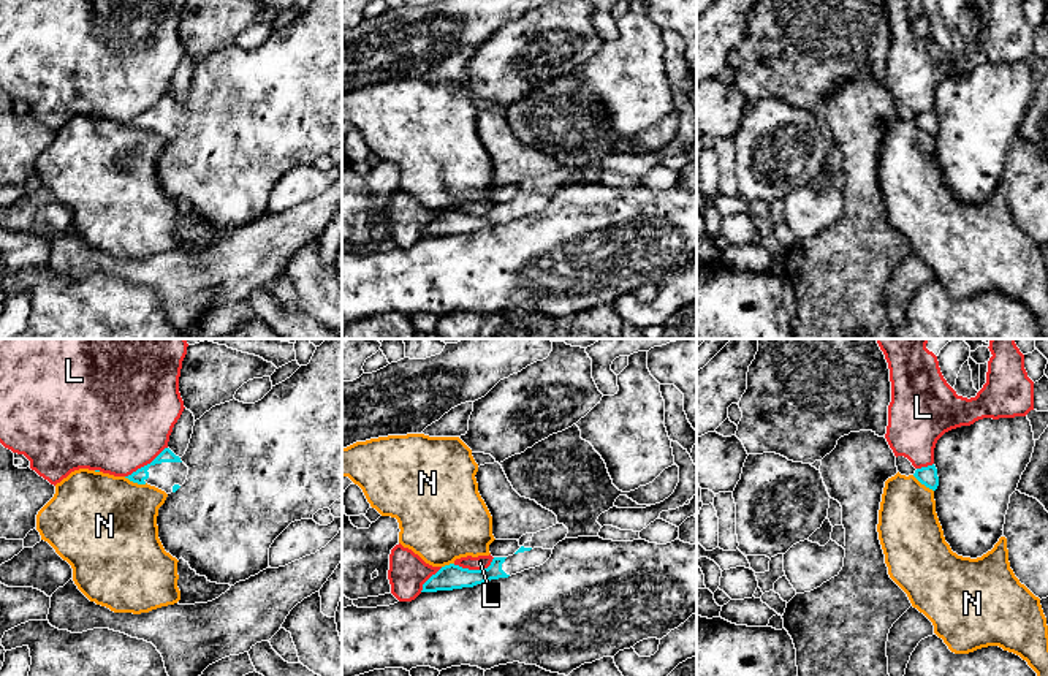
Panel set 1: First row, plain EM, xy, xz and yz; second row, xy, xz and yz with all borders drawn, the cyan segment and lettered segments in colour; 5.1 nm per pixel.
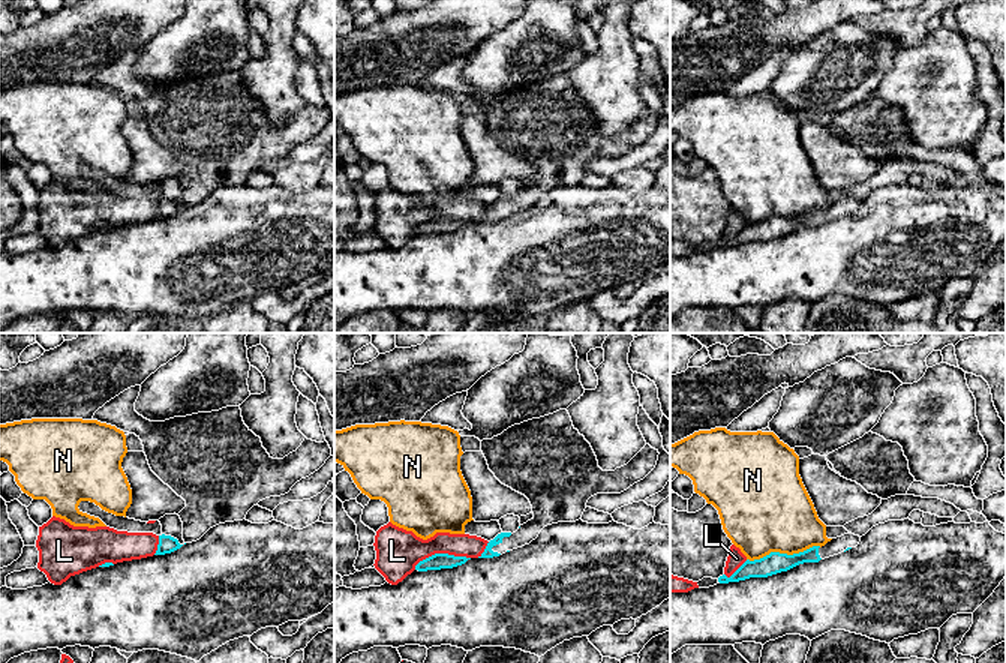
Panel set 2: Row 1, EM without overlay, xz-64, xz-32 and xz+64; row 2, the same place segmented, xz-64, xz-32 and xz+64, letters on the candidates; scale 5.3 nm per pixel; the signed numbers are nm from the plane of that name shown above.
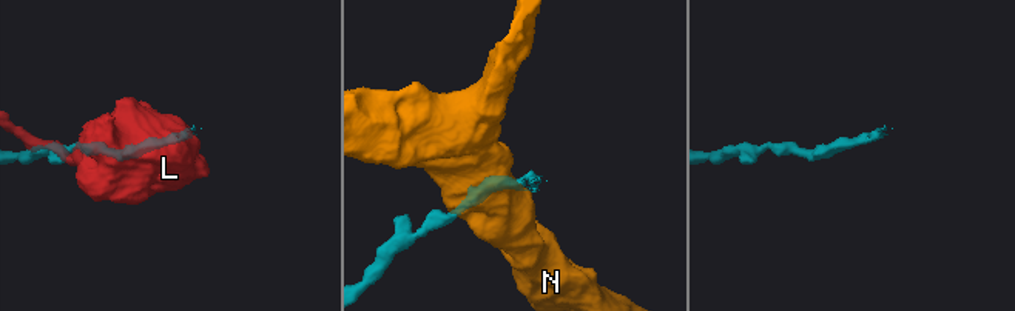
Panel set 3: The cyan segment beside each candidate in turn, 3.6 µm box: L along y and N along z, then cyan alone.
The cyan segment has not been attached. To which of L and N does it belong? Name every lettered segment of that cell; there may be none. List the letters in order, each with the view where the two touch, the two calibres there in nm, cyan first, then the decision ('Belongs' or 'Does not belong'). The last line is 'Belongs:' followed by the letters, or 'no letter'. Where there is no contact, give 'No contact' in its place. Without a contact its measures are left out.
L: Touches cyan in xz. Thickness 130 nm (cyan) against 70 nm. Does not belong
N: Touches cyan in xy. Thickness 70 nm (cyan) against 480 nm. Does not belong
Belongs: no letter

